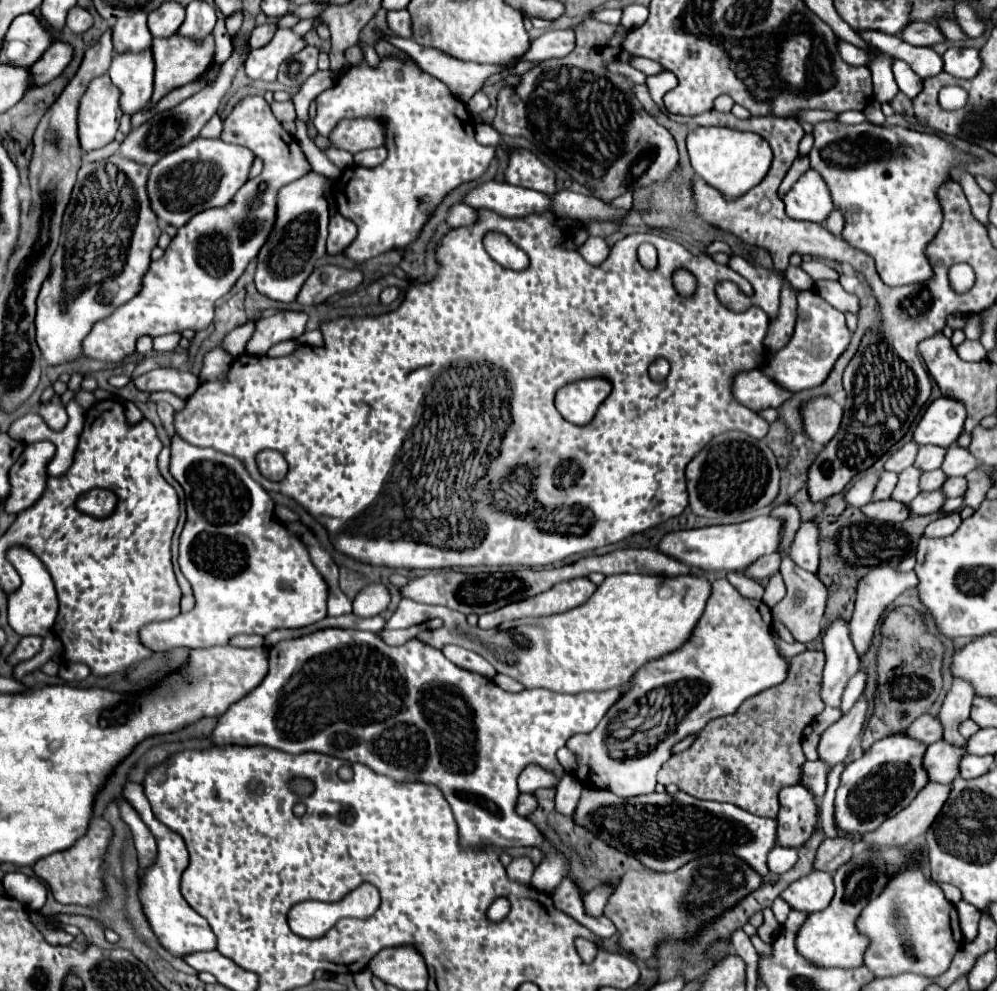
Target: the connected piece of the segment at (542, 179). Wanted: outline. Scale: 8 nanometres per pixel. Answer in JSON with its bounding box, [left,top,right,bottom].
[506,151,556,193]

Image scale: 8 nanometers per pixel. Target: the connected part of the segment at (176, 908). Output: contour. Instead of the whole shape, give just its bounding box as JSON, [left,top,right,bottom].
[122,781,216,957]

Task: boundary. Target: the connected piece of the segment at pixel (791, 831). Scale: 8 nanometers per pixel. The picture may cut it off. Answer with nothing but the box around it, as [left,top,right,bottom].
[778,785,818,847]

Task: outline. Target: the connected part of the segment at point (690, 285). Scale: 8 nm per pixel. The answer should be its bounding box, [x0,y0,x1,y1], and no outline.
[674,269,696,297]

